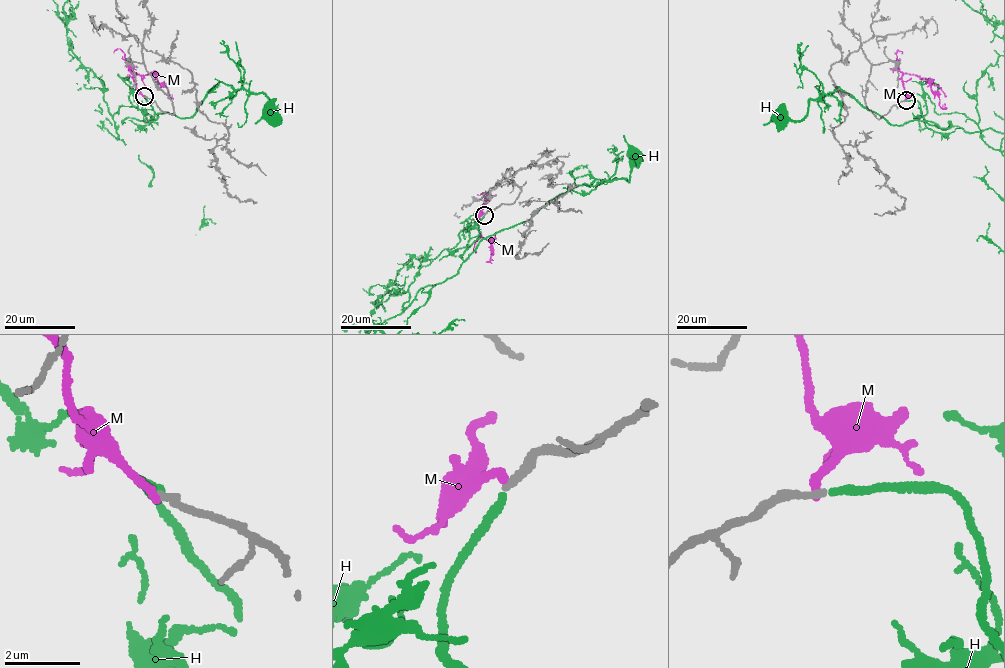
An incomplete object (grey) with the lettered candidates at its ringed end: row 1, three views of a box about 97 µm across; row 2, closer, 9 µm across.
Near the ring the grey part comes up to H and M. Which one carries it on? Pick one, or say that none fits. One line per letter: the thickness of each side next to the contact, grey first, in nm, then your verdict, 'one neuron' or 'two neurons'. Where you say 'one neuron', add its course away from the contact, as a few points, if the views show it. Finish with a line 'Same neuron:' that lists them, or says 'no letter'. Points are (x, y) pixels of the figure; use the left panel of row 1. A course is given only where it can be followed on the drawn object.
H: 190 nm thick on the grey side, 200 nm on the other; one neuron; it runs (144, 97), (154, 114), (150, 121), (148, 114), (192, 117), (220, 82), (263, 93), (275, 114), (269, 111)
M: 240 nm thick on the grey side, 200 nm on the other; two neurons
Same neuron: H

